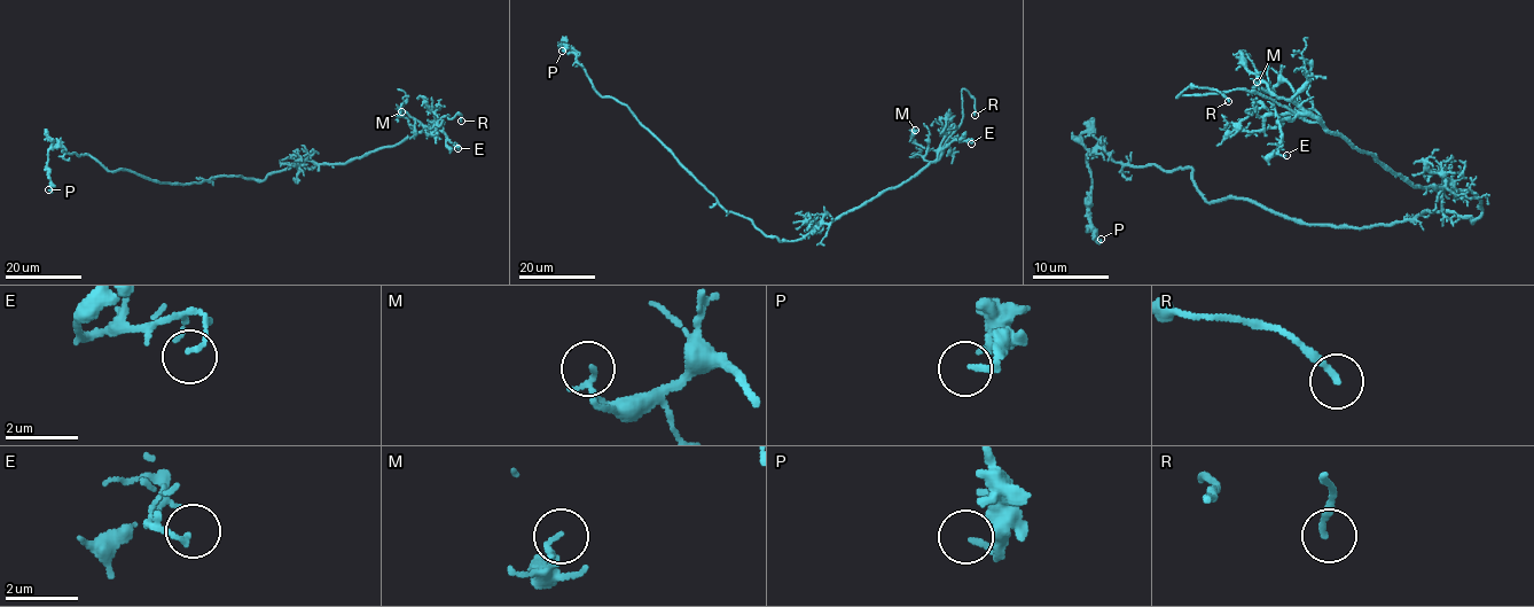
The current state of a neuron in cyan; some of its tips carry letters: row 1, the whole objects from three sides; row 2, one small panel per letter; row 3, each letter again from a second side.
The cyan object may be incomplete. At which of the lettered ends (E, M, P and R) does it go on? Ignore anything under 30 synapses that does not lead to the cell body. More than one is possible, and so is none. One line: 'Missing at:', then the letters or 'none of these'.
Missing at: R

